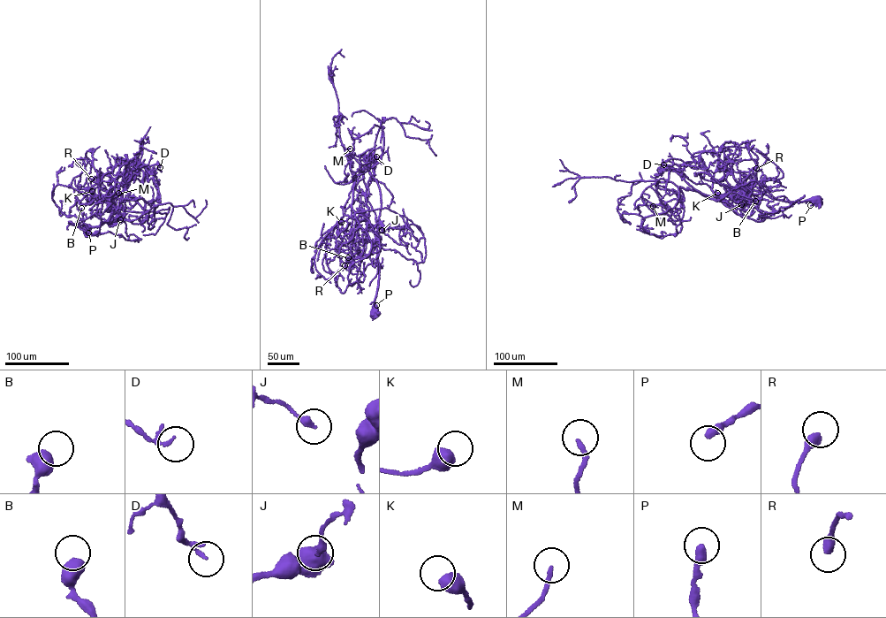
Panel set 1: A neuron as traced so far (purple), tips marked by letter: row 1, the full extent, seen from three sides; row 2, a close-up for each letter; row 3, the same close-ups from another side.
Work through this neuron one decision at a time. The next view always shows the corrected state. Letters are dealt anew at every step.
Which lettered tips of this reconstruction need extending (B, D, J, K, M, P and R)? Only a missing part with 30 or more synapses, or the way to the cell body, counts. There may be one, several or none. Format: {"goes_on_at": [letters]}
{"goes_on_at": []}

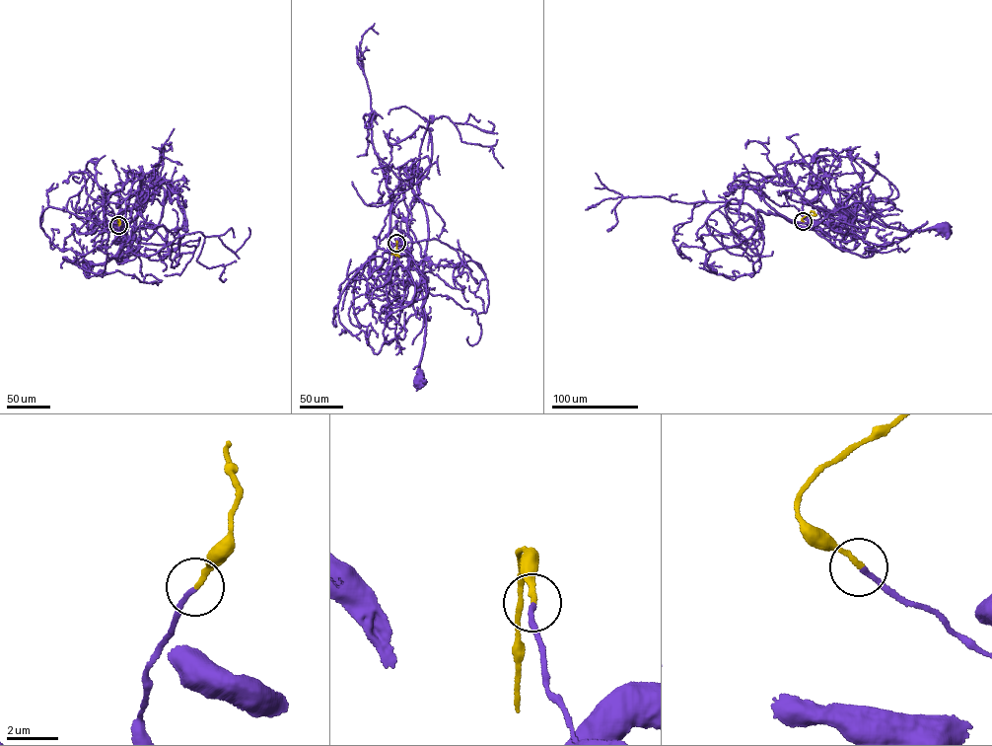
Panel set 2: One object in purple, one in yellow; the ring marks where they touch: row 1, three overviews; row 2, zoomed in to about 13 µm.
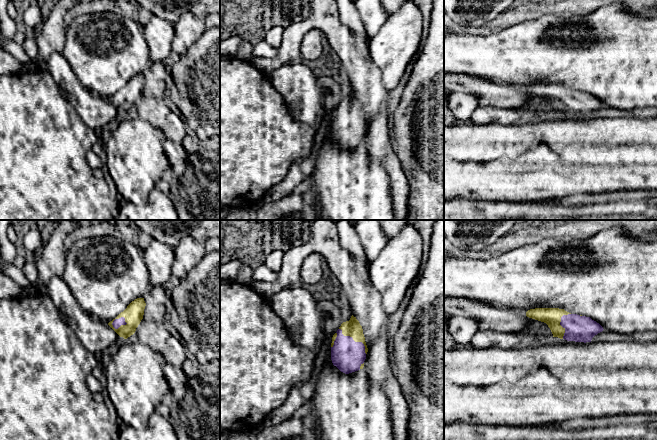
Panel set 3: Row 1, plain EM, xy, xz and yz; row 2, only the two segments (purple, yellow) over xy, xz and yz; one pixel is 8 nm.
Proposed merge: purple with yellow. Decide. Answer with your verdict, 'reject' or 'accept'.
accept

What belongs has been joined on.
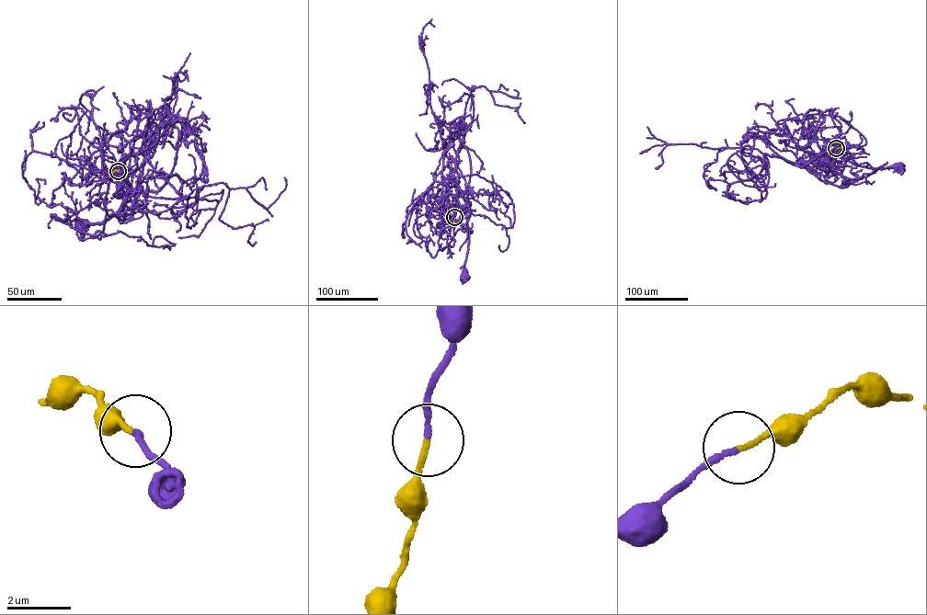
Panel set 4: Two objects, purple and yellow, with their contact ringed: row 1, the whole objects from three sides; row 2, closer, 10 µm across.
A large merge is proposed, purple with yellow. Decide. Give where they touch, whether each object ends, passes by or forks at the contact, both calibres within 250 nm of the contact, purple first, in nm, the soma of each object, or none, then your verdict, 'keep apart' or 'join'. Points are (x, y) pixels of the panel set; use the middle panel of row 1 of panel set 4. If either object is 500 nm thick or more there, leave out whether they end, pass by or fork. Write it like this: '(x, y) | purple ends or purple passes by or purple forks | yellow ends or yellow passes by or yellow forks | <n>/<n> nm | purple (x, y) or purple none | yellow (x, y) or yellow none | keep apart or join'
(454, 217) | purple ends | yellow ends | 180/170 nm | purple (464, 276) | yellow none | join

